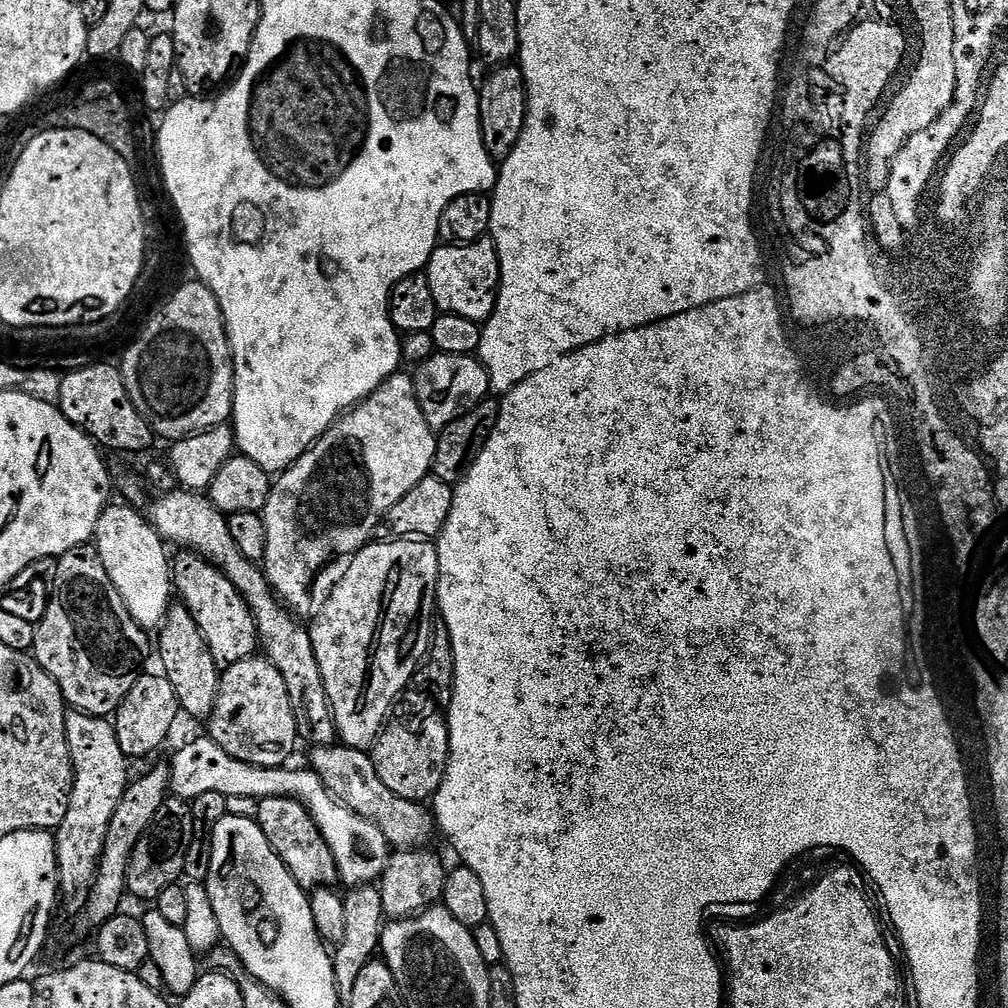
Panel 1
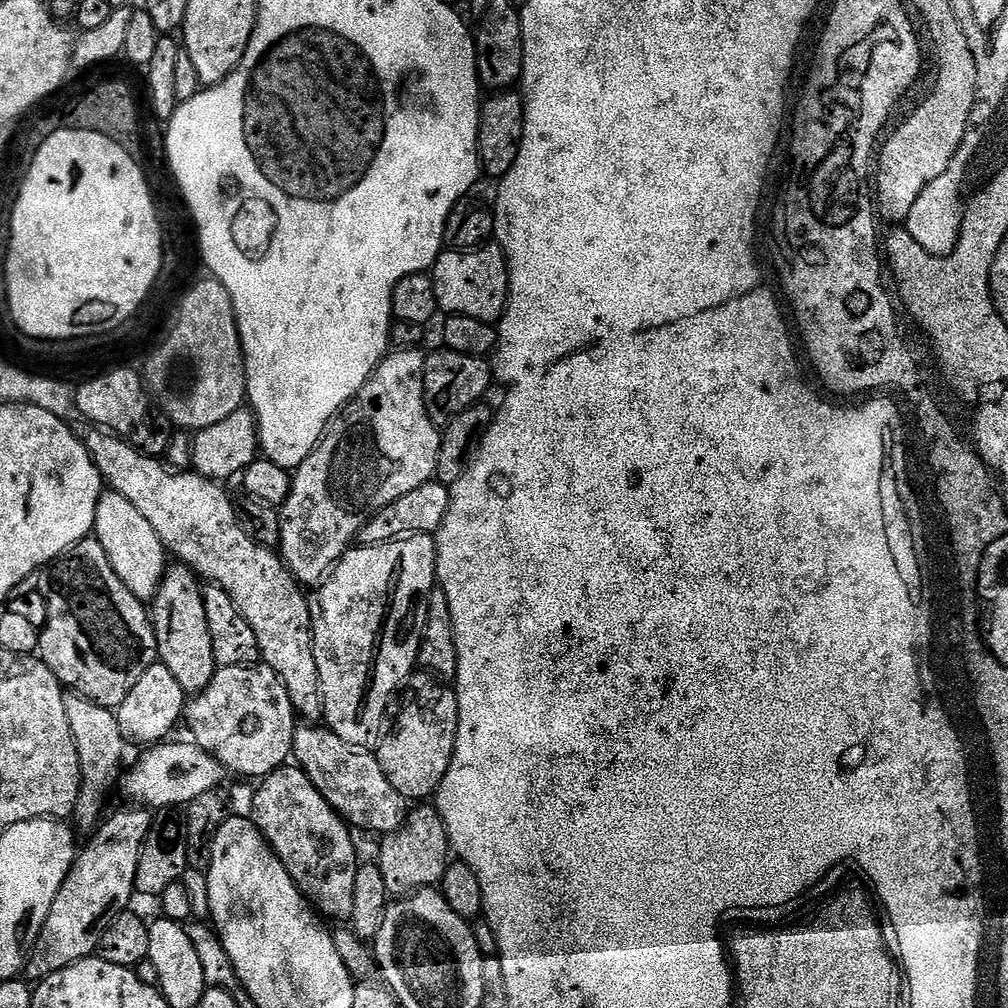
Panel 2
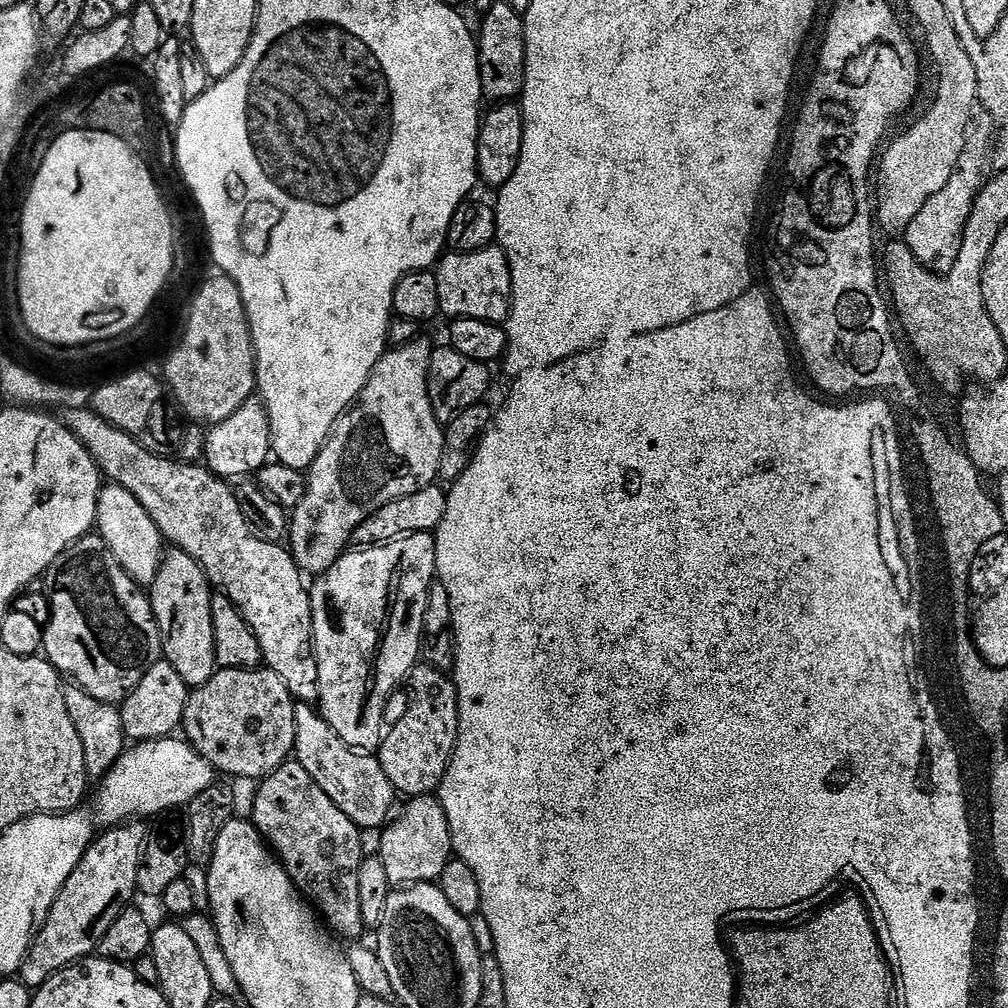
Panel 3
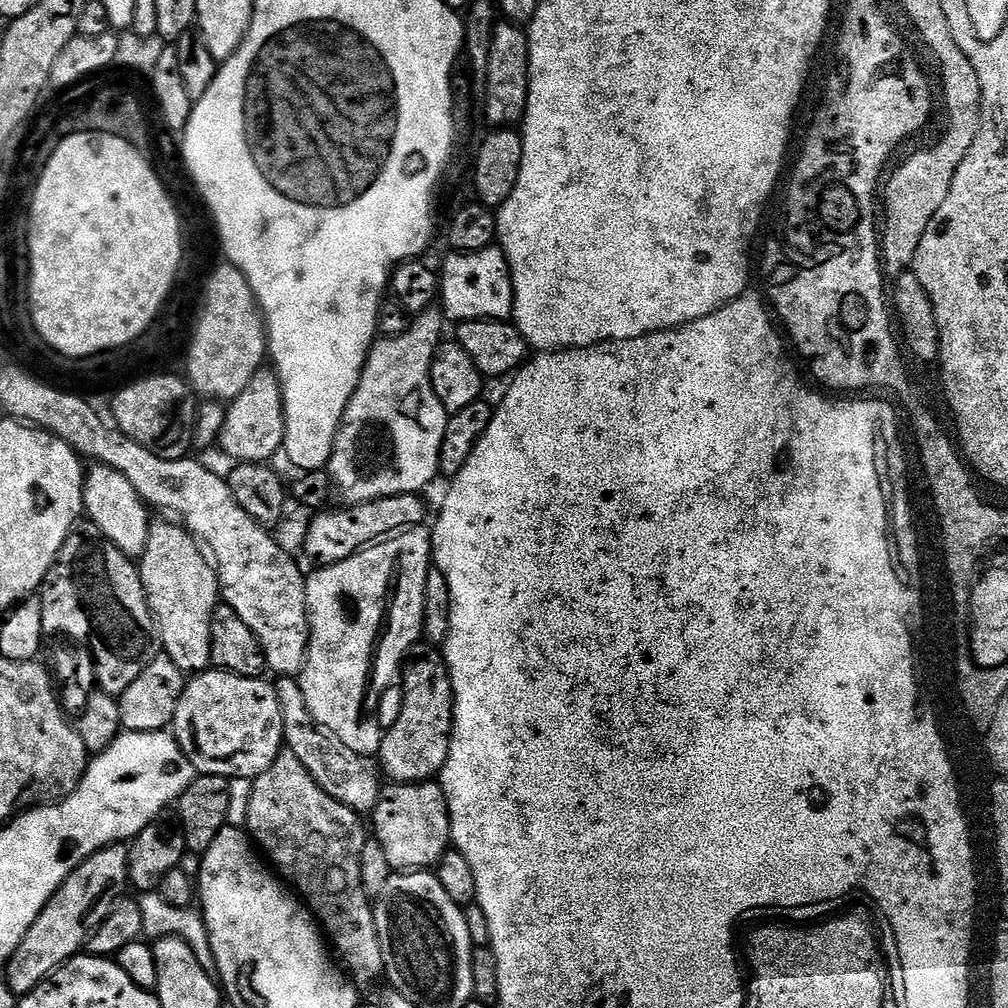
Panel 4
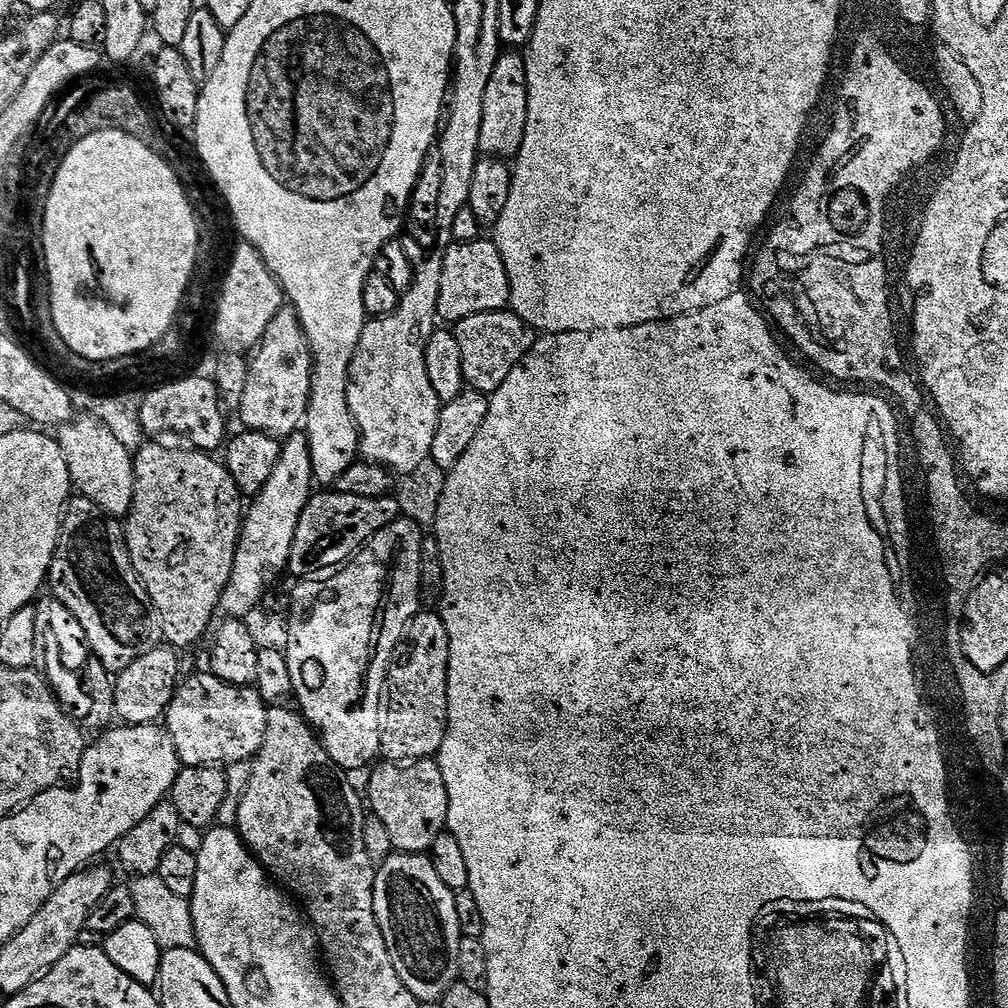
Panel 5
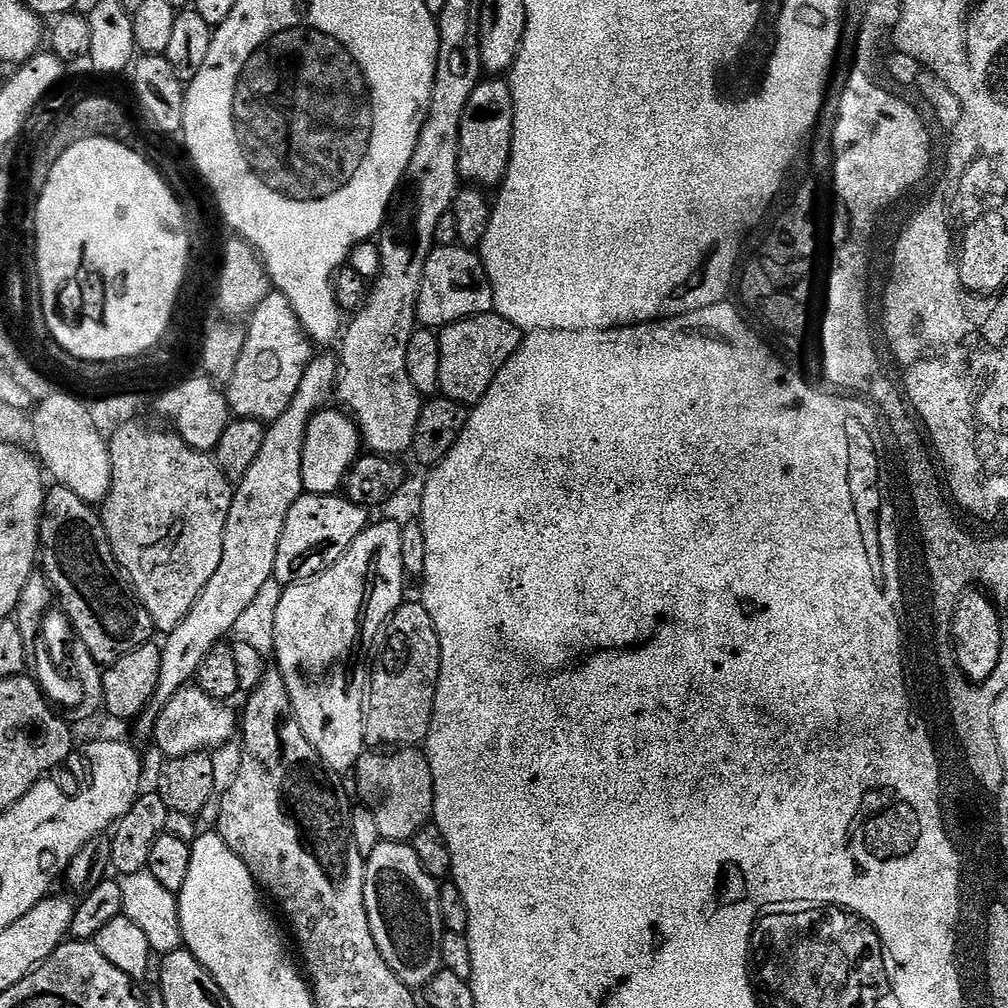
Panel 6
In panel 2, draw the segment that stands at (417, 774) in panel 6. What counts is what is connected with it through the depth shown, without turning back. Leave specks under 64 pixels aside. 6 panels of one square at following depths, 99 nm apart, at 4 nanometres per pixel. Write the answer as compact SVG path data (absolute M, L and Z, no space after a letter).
M435 807L413 808L416 809L405 815L396 832L389 832L381 839L384 841L380 844L378 863L386 884L417 884L421 890L428 890L444 879L444 871L450 863L450 845L444 820Z

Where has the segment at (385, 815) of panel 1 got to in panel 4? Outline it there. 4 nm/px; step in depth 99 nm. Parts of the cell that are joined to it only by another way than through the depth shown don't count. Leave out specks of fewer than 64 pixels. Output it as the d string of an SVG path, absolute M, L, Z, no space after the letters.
M280 676L275 681L278 702L282 706L284 719L284 743L287 751L293 752L306 766L306 770L314 780L334 799L342 802L347 808L353 808L357 814L370 814L380 801L382 783L376 777L377 769L371 768L365 757L350 750L326 726L322 726L310 714L306 702L302 698L299 679L290 676Z

